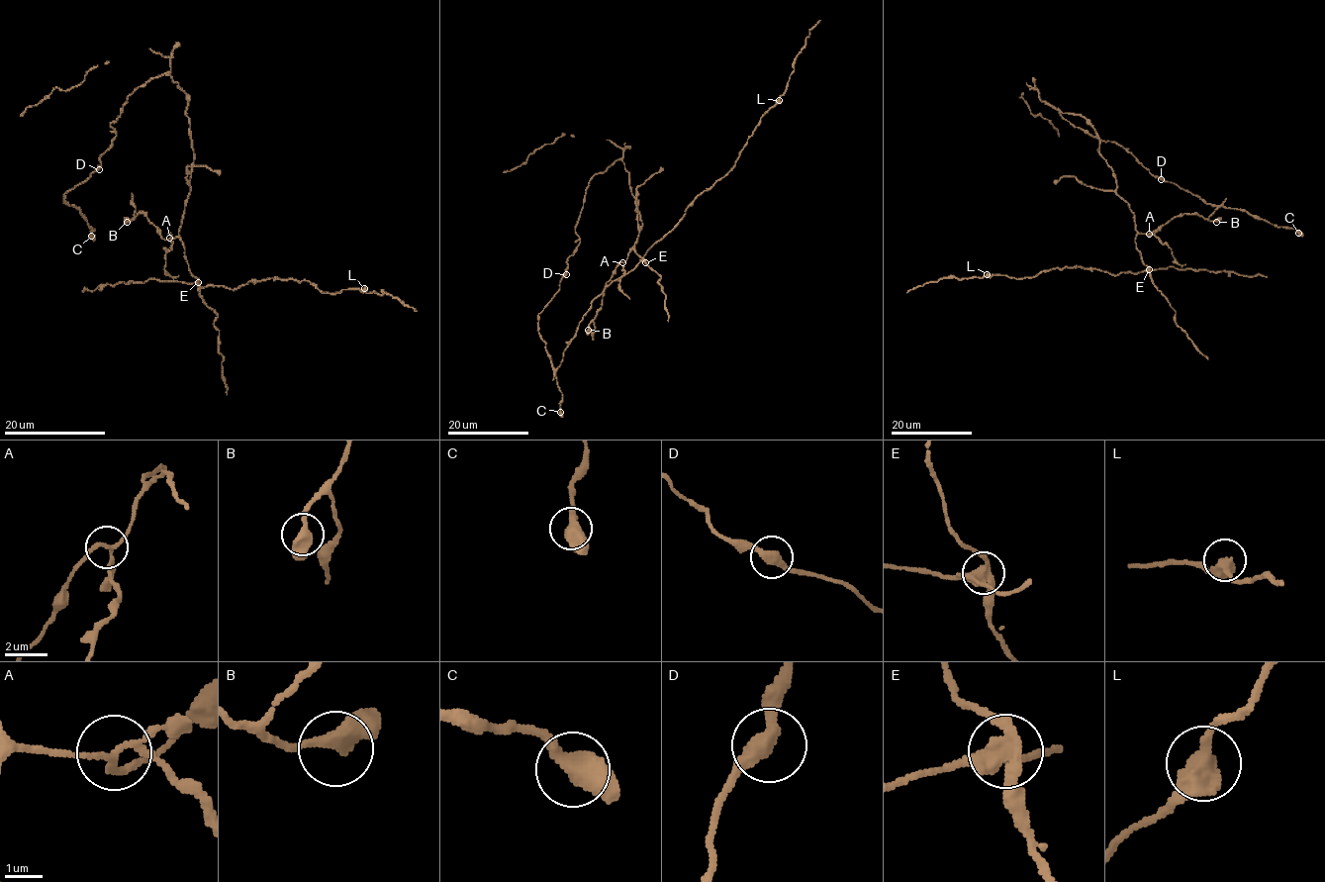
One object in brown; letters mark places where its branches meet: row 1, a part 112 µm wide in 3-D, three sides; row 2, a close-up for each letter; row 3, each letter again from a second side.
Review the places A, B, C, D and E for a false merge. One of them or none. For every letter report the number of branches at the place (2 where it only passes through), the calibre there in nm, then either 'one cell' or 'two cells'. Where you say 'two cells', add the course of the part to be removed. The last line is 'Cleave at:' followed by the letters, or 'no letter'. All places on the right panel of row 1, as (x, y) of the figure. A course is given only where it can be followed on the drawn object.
A: 4 branches meet; 160 nm thick; one cell
B: 2 branches meet; 440 nm thick; one cell
C: 2 branches meet; 550 nm thick; one cell
D: 2 branches meet; 420 nm thick; one cell
E: 4 branches meet; 400 nm thick; two cells; foreign part runs (1149, 270), (1113, 275), (1077, 266), (1017, 279), (1004, 275), (944, 277), (906, 292)
Cleave at: E

